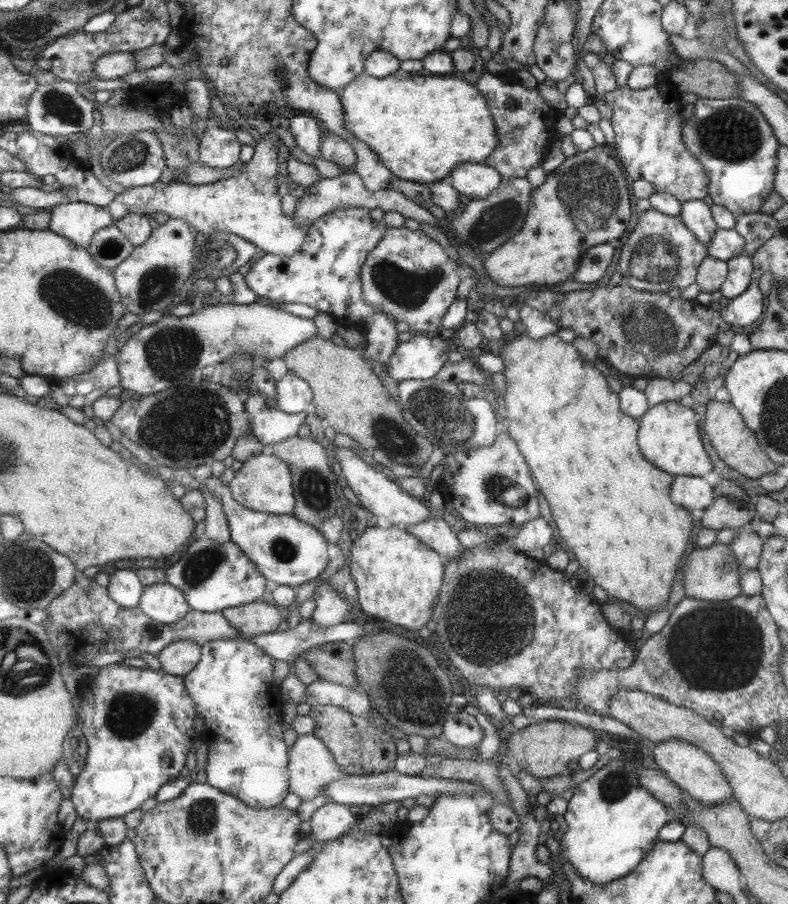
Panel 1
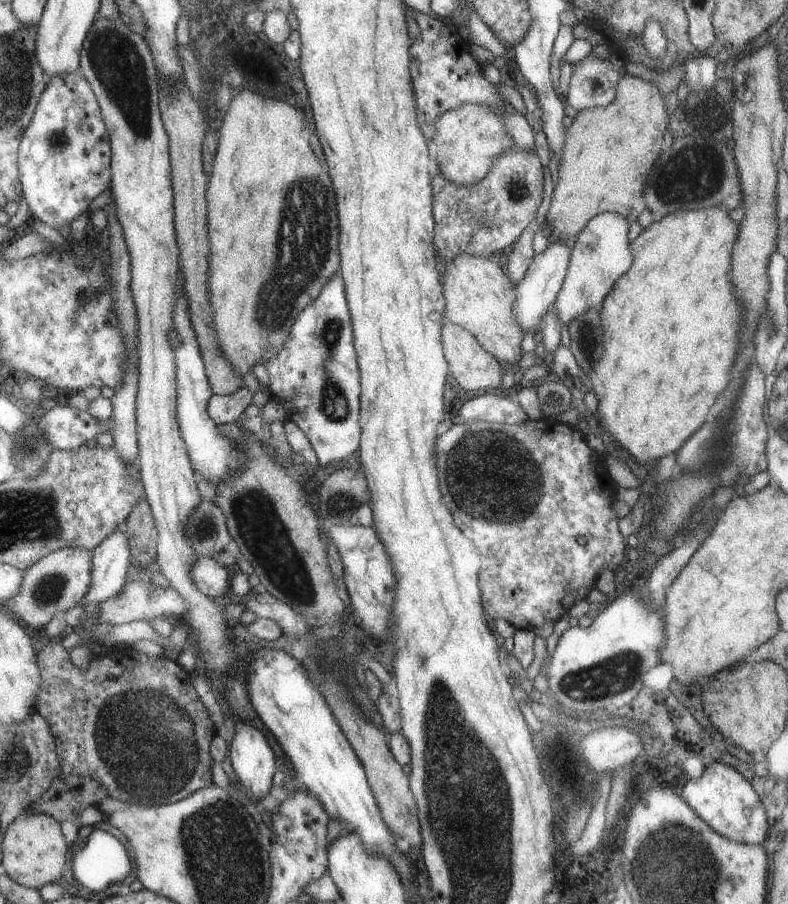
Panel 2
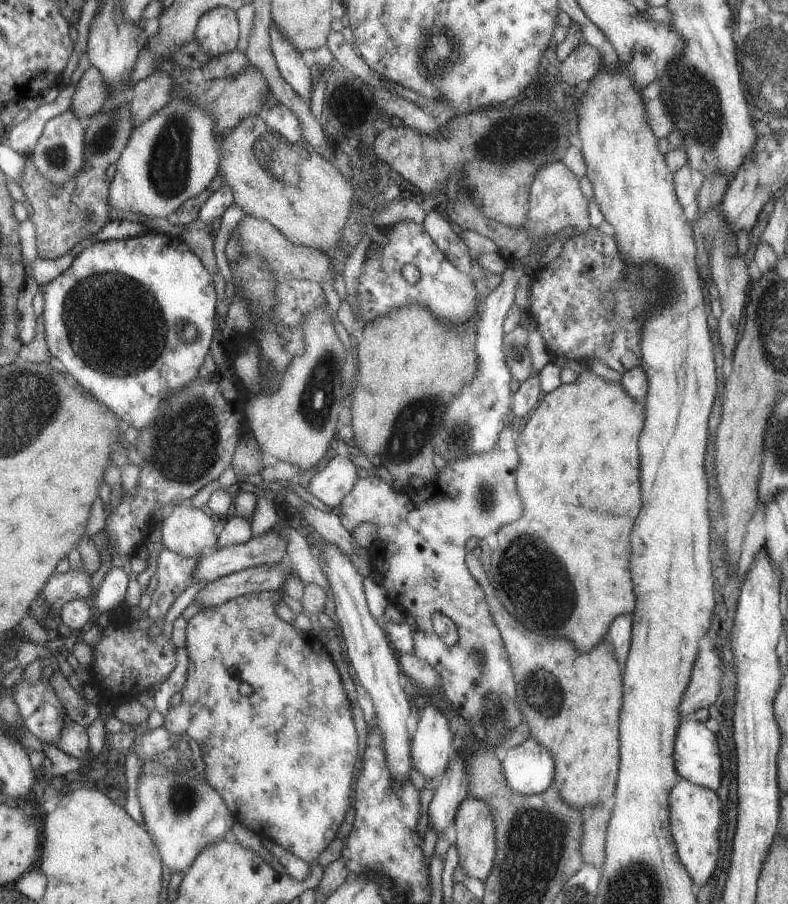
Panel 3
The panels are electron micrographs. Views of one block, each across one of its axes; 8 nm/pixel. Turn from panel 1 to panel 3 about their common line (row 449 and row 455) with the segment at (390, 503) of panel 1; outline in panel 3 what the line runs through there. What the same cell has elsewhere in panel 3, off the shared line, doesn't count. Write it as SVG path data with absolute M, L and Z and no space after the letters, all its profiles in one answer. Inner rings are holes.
M335 455L323 470L310 476L305 490L327 506L337 507L353 489L358 478L356 469L349 456Z

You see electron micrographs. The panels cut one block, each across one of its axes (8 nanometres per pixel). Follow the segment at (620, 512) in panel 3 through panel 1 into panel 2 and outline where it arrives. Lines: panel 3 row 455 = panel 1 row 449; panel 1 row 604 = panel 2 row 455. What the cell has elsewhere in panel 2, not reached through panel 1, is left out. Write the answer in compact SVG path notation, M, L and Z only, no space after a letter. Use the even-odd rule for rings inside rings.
M718 206L709 208L698 208L697 210L680 210L674 213L667 213L657 221L648 224L638 236L629 243L632 254L631 266L611 285L608 293L602 298L600 305L600 323L603 329L603 354L599 362L586 374L589 387L599 396L597 402L598 423L605 426L619 444L635 458L642 462L657 462L658 458L675 452L703 425L705 414L711 404L715 404L721 392L729 385L732 378L734 361L737 358L740 344L740 321L742 320L743 304L732 291L730 281L731 268L731 246L737 238L737 226L727 216L727 209Z

